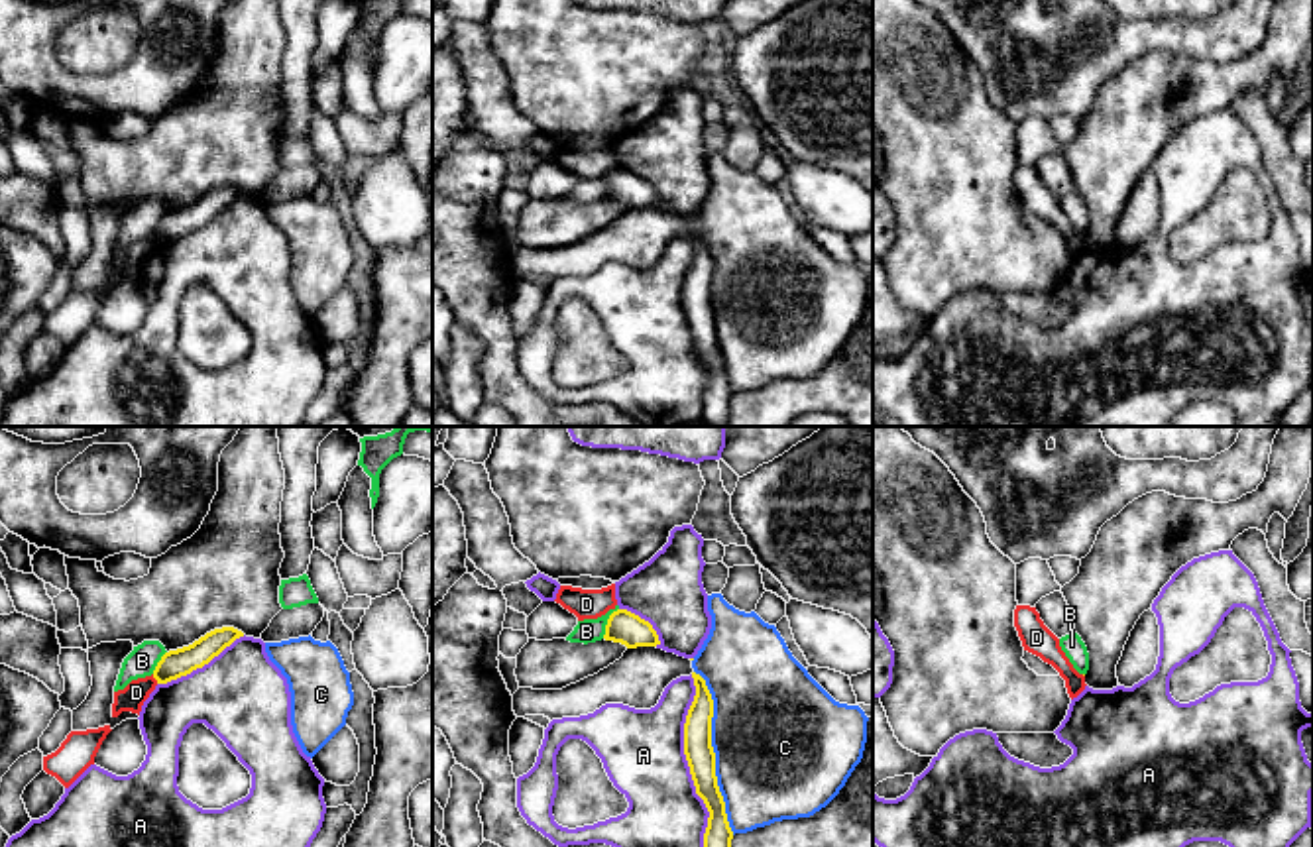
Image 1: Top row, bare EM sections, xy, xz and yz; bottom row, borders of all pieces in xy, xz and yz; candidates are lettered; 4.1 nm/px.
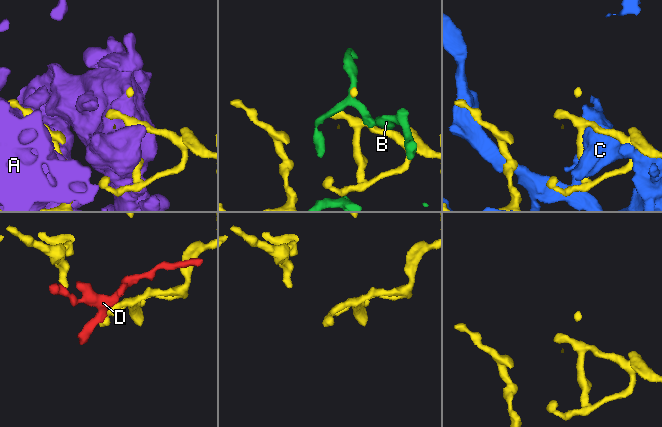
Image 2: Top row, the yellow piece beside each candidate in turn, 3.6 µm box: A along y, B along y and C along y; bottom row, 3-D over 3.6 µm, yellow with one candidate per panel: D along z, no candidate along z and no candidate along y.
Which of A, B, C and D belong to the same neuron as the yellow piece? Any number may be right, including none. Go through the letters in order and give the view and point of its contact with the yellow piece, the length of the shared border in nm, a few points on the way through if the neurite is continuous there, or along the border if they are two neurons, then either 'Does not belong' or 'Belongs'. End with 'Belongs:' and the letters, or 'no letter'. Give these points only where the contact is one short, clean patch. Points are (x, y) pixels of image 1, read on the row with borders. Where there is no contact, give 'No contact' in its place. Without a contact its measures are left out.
A: Touches yellow at xz (686, 759). Shared border 700 nm. Does not belong
B: Touches yellow at xz (608, 623). Shared border 140 nm. Does not belong
C: Touches yellow at xz (714, 753). Shared border 700 nm. Does not belong
D: Touches yellow at xy (154, 677). Shared border 50 nm. Boundary: xy (152, 675), (158, 682). Does not belong
Belongs: no letter

